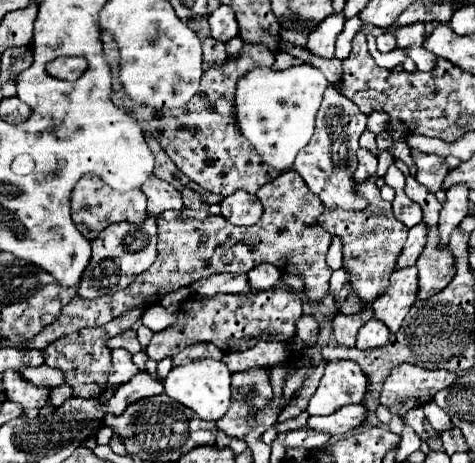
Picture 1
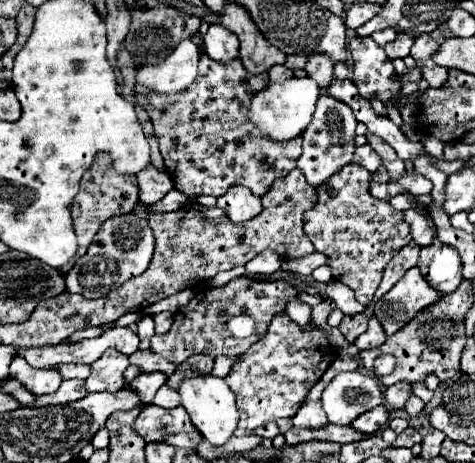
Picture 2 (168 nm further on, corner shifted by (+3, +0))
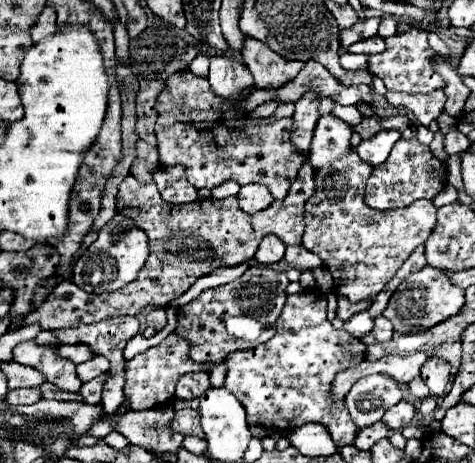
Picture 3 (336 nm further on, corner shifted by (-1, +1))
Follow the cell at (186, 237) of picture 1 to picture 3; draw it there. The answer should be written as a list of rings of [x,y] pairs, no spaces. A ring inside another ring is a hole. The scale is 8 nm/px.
[[[310,163],[302,165],[284,199],[274,201],[270,207],[254,215],[240,211],[232,197],[208,197],[186,205],[170,205],[160,197],[154,183],[142,185],[128,175],[120,183],[116,207],[122,215],[130,215],[130,219],[134,219],[148,235],[150,257],[144,271],[140,271],[128,287],[106,295],[92,295],[76,287],[72,281],[62,281],[50,291],[48,299],[36,311],[24,317],[22,325],[38,323],[46,331],[56,331],[80,327],[84,323],[98,323],[118,315],[148,315],[158,307],[166,307],[172,299],[178,299],[190,285],[194,285],[198,277],[210,273],[220,261],[224,267],[250,261],[258,251],[262,237],[268,233],[278,235],[286,245],[302,245],[302,233],[306,229],[304,205],[314,193],[314,171]]]

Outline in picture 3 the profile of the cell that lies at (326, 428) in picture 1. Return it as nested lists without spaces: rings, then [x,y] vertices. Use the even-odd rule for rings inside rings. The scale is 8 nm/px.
[[[400,401],[396,403],[394,407],[390,407],[384,417],[382,417],[382,423],[392,429],[392,431],[398,431],[402,427],[406,427],[410,421],[414,419],[414,405],[410,401]]]

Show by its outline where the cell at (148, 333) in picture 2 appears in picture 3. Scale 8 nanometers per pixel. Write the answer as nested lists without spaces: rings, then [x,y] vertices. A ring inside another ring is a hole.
[[[156,309],[150,315],[146,315],[146,325],[154,327],[156,331],[160,331],[166,325],[166,313],[164,313],[164,309]]]

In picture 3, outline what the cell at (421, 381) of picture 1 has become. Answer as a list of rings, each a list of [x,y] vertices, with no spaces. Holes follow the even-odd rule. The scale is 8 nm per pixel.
[[[430,357],[421,368],[421,377],[431,394],[441,396],[450,380],[451,366],[438,357]]]

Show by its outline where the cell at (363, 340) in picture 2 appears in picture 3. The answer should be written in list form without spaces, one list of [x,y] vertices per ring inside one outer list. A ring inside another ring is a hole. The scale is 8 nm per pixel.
[[[380,315],[380,317],[374,319],[374,329],[372,329],[368,335],[362,337],[362,343],[364,343],[364,345],[386,343],[386,341],[392,339],[392,333],[394,333],[394,331],[392,331],[392,323],[390,323],[384,315]]]

